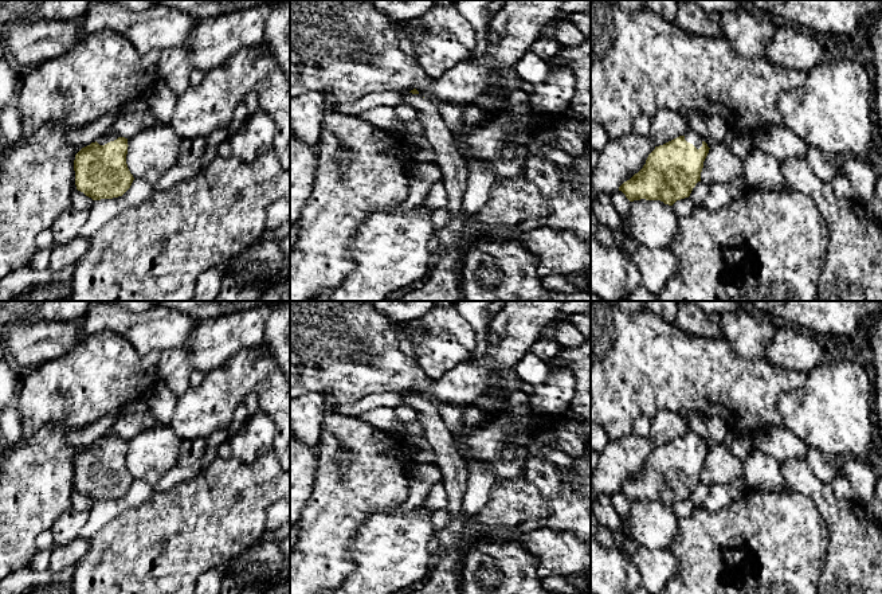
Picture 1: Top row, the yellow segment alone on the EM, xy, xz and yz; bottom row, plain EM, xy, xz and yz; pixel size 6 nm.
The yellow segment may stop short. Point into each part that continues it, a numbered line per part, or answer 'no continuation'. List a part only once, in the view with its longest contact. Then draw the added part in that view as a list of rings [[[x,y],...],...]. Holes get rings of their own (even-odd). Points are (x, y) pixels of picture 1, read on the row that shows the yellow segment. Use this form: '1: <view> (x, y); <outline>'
1: yz (692, 137); [[[689,130],[685,134],[685,140],[690,144],[693,144],[697,149],[699,149],[702,146],[702,138],[693,130]]]

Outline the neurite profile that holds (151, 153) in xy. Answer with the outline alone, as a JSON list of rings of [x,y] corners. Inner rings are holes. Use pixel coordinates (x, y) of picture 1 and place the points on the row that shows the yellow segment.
[[[157,122],[128,140],[126,164],[134,179],[157,183],[177,165],[183,138],[170,122]]]

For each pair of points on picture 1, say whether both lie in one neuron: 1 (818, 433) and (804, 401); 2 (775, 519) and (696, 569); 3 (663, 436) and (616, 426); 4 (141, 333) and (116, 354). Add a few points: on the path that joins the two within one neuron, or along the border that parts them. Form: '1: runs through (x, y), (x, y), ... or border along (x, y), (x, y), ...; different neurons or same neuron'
1: runs through (818, 425), (818, 414), (812, 409); same neuron
2: runs through (755, 532), (716, 548); same neuron
3: border along (682, 414), (659, 410), (651, 418); different neurons
4: border along (100, 331), (109, 329), (117, 332), (144, 356); different neurons

